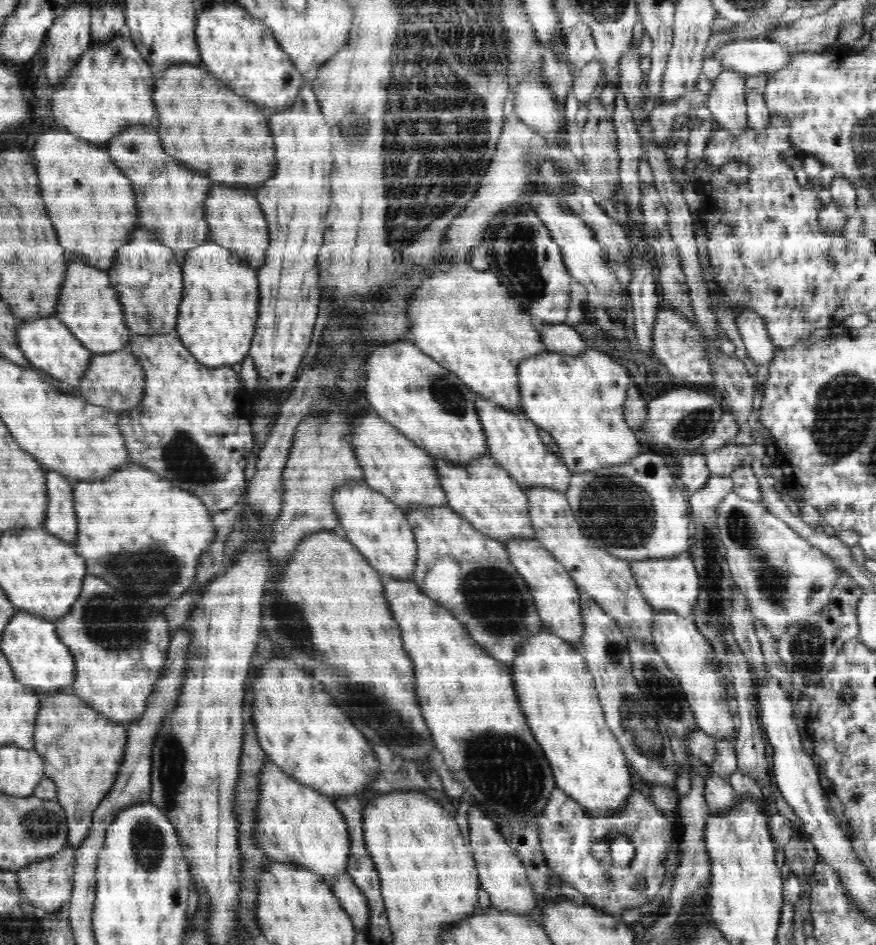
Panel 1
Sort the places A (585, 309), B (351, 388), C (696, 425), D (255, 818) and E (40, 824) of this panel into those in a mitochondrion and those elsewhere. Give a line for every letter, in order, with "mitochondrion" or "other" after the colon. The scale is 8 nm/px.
A: other
B: other
C: mitochondrion
D: other
E: mitochondrion

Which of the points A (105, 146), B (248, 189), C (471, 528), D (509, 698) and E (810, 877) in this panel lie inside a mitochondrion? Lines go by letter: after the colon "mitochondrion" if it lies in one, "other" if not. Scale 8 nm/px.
A: other
B: other
C: other
D: other
E: other

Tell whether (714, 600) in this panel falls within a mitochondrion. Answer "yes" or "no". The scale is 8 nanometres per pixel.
yes

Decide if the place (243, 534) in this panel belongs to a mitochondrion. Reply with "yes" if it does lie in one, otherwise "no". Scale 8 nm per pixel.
no

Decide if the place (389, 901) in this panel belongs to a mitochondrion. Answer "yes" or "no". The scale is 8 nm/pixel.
no

